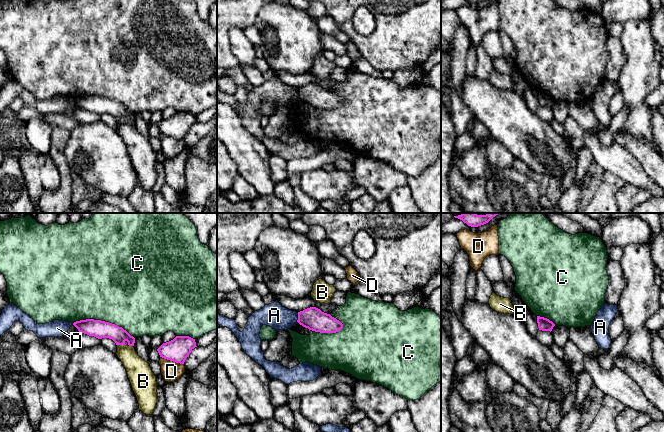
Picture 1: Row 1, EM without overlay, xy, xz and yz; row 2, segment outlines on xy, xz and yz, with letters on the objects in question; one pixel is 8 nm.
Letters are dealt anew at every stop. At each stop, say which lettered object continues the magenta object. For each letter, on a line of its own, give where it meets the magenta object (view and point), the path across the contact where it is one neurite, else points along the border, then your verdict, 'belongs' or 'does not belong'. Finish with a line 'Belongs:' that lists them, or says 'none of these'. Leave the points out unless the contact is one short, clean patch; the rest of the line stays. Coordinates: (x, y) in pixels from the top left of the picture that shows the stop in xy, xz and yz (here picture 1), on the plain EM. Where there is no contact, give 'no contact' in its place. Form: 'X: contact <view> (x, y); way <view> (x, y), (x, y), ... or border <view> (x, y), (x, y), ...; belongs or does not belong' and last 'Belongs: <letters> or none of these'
A: contact xz (298, 93); border xz (298, 89), (296, 97); does not belong
B: contact xy (121, 120); does not belong
C: contact xy (103, 97); does not belong
D: contact xy (172, 136); does not belong
Belongs: none of these

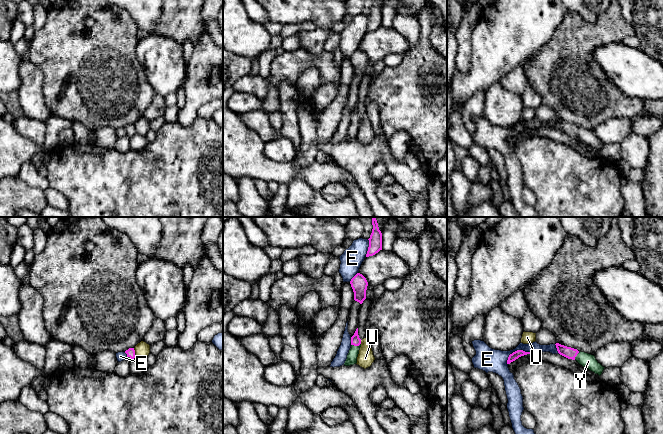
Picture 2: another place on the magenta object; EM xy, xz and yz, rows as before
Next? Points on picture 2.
E: contact yz (517, 126); does not belong
U: contact xy (134, 127); border xy (133, 124), (135, 129); does not belong
Y: contact xz (355, 121); way xz (355, 116), (355, 121), (353, 129); belongs
Belongs: Y

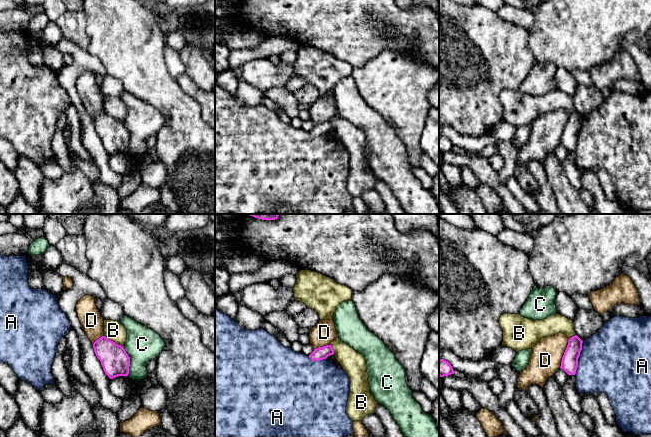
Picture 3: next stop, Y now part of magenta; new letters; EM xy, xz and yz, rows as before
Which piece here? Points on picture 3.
A: contact yz (578, 133); does not belong
B: contact xy (112, 117); border xy (104, 111), (122, 122); does not belong
C: contact xy (129, 137); does not belong
D: contact yz (564, 129); does not belong
Belongs: none of these

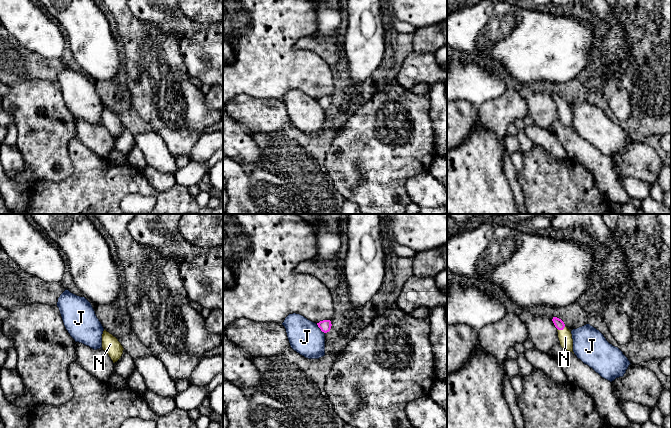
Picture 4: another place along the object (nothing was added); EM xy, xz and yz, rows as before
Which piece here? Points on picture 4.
J: contact xz (320, 104); does not belong
N: contact yz (561, 105); way yz (559, 100), (561, 105), (565, 113); belongs
Belongs: N

